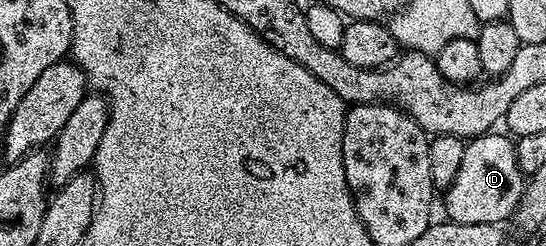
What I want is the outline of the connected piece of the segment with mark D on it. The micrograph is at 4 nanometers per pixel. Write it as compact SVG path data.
M499 133L483 134L466 143L461 168L445 192L446 217L450 221L457 224L503 224L519 209L525 175L517 164L515 142L506 133Z

